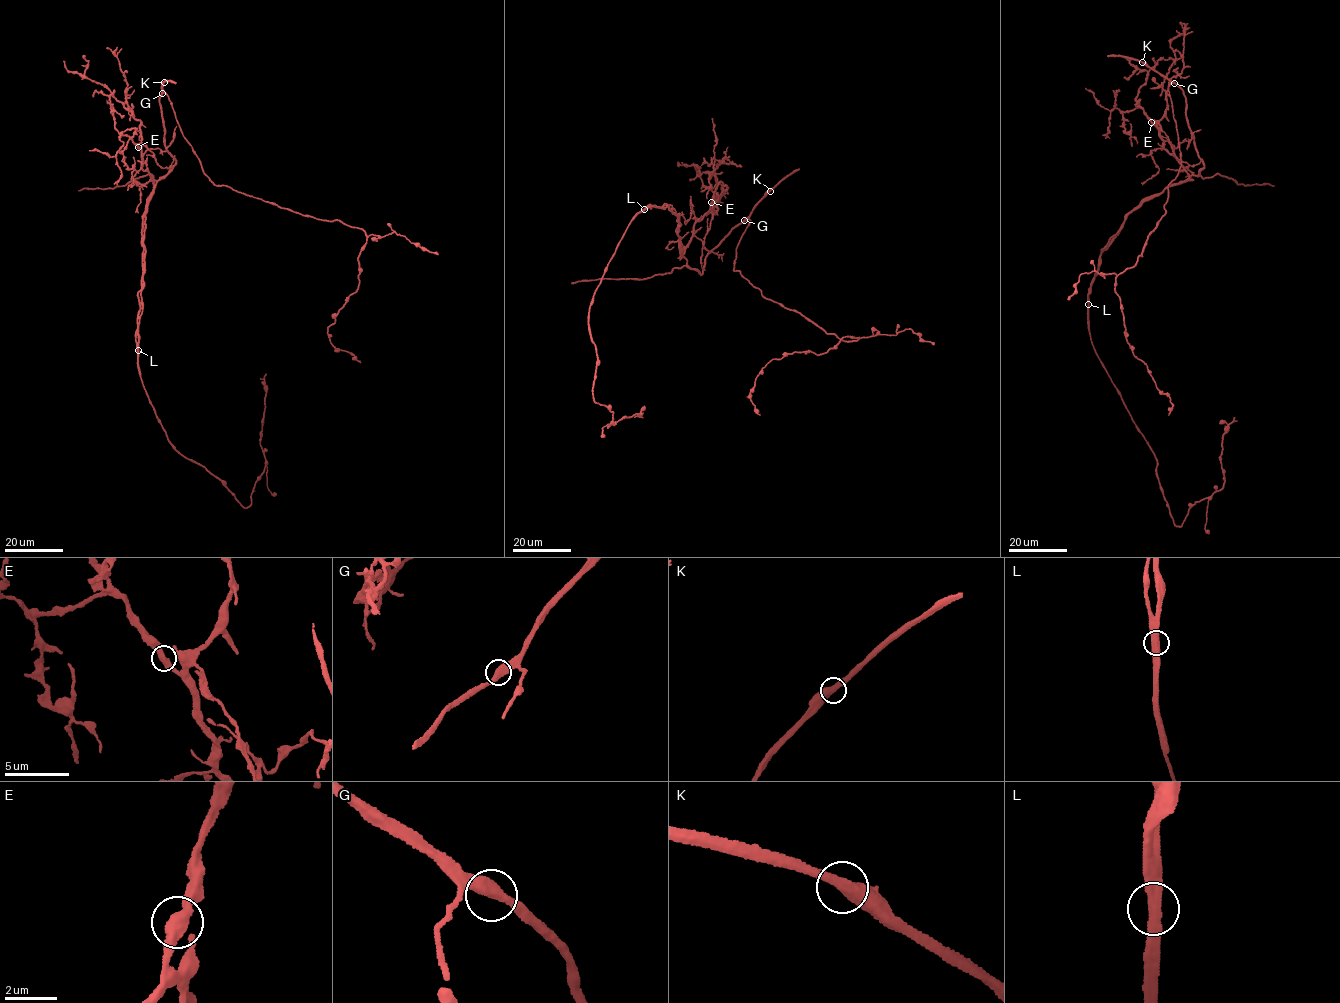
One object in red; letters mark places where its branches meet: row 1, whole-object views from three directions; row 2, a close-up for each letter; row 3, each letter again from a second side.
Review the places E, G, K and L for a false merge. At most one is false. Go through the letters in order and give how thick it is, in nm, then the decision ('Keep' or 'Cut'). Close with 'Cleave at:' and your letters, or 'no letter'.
E: Thickness 460 nm. Keep
G: Thickness 480 nm. Keep
K: Thickness 480 nm. Keep
L: Thickness 480 nm. Cut
Cleave at: L

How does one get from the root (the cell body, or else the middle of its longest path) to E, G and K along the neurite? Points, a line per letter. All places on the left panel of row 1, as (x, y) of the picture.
E: (164, 175), (154, 183), (142, 168), (141, 152), (138, 147)
G: (164, 175), (175, 159), (165, 145), (159, 102), (162, 93)
K: (164, 175), (175, 159), (165, 145), (159, 102), (164, 82)

